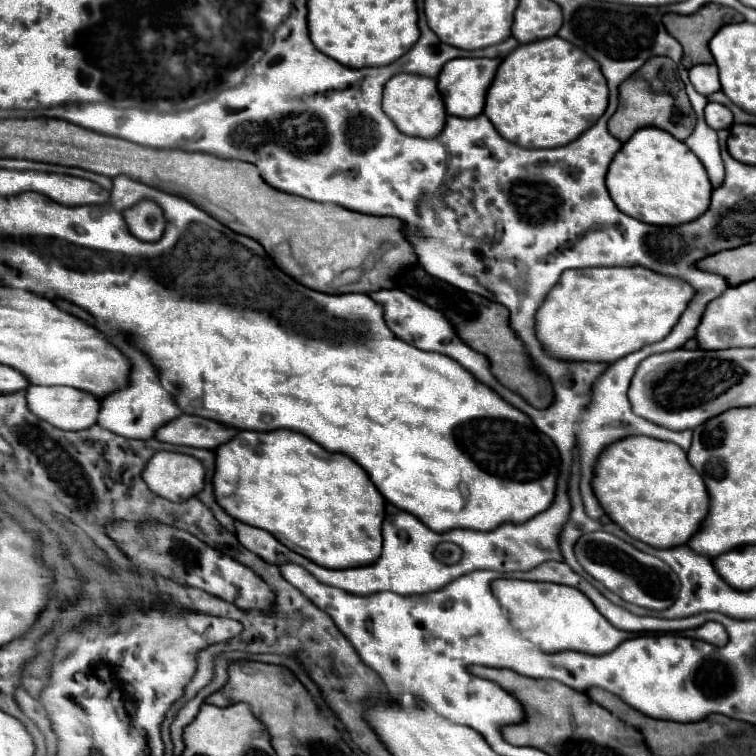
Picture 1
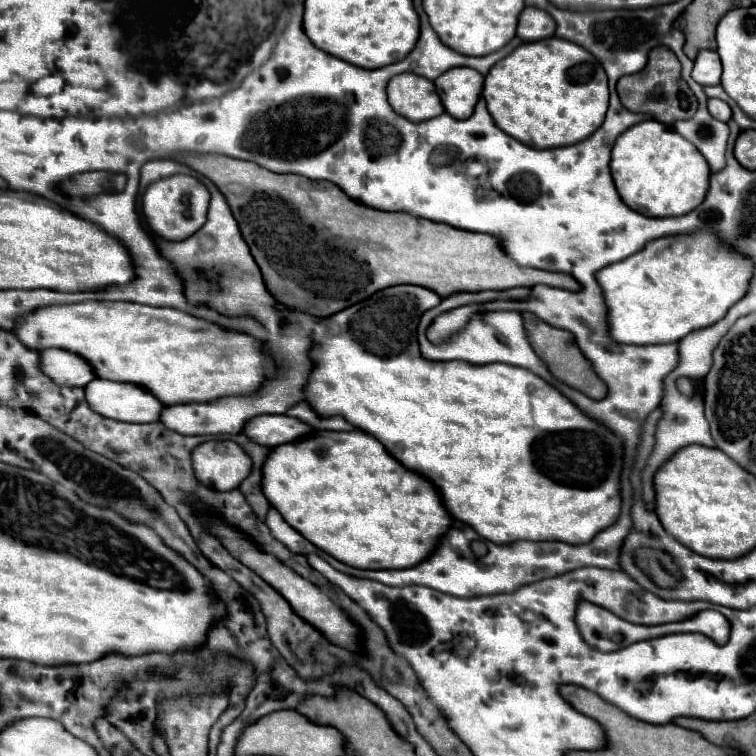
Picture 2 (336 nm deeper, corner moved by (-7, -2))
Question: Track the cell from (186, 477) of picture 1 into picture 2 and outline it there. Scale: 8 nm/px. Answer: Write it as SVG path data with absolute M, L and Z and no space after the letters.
M206 441L192 451L196 479L216 491L236 489L250 473L250 457L232 441Z

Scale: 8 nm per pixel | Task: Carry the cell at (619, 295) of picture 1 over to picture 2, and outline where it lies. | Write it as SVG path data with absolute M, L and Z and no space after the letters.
M698 231L696 235L674 235L654 239L642 251L630 255L616 265L608 265L596 273L596 281L602 287L606 301L608 335L616 343L624 345L658 345L676 343L690 331L714 325L720 321L728 307L744 297L748 281L752 277L752 261L724 247L710 231Z

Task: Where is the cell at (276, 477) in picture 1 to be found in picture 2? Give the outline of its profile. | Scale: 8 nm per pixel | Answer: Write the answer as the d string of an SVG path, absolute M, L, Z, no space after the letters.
M314 431L302 439L296 439L292 443L284 443L284 445L278 445L274 447L264 465L262 465L262 493L266 495L266 499L270 501L270 505L284 517L284 521L294 527L300 535L304 535L312 545L316 545L318 549L322 549L324 553L332 555L334 559L350 565L350 567L356 567L356 569L408 569L408 567L414 567L416 563L420 563L422 559L426 559L434 547L436 547L436 539L440 539L440 535L450 527L452 519L450 515L446 513L442 501L440 501L440 495L438 491L434 489L432 483L428 483L424 477L412 473L412 471L406 471L386 449L380 441L376 441L374 437L366 435L364 431Z

